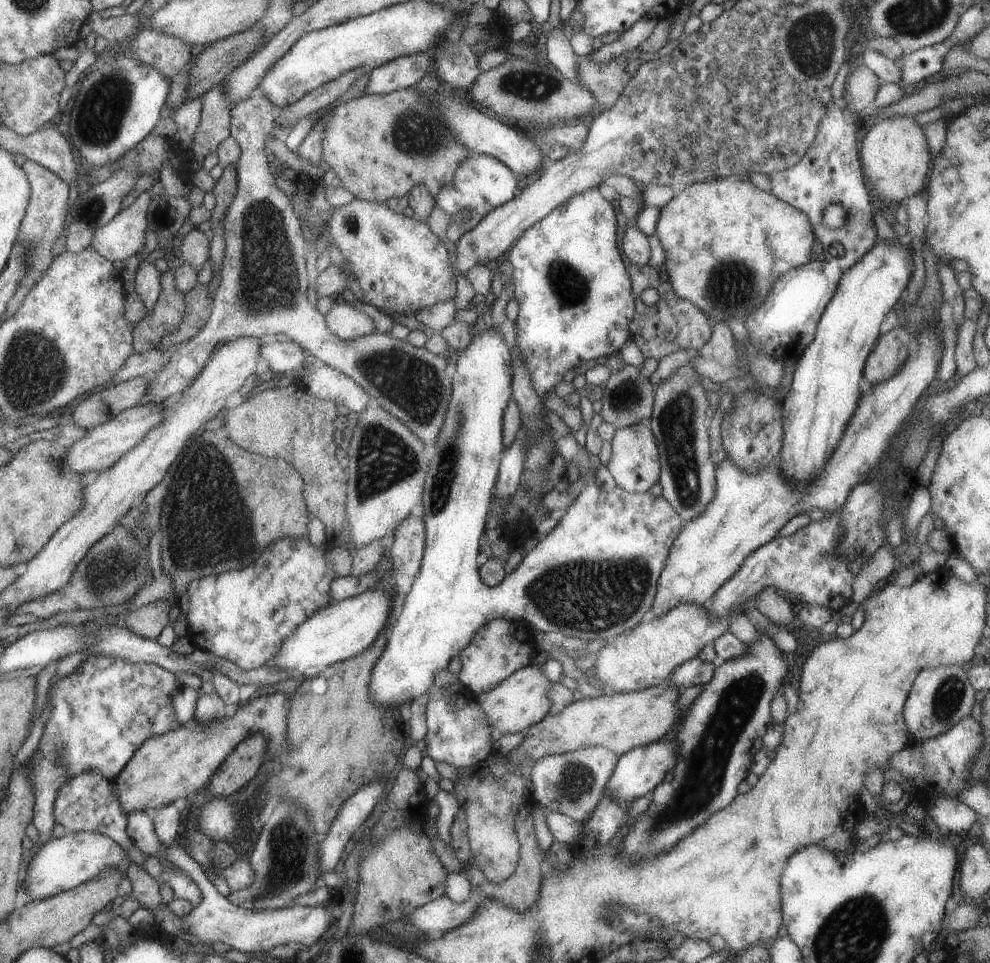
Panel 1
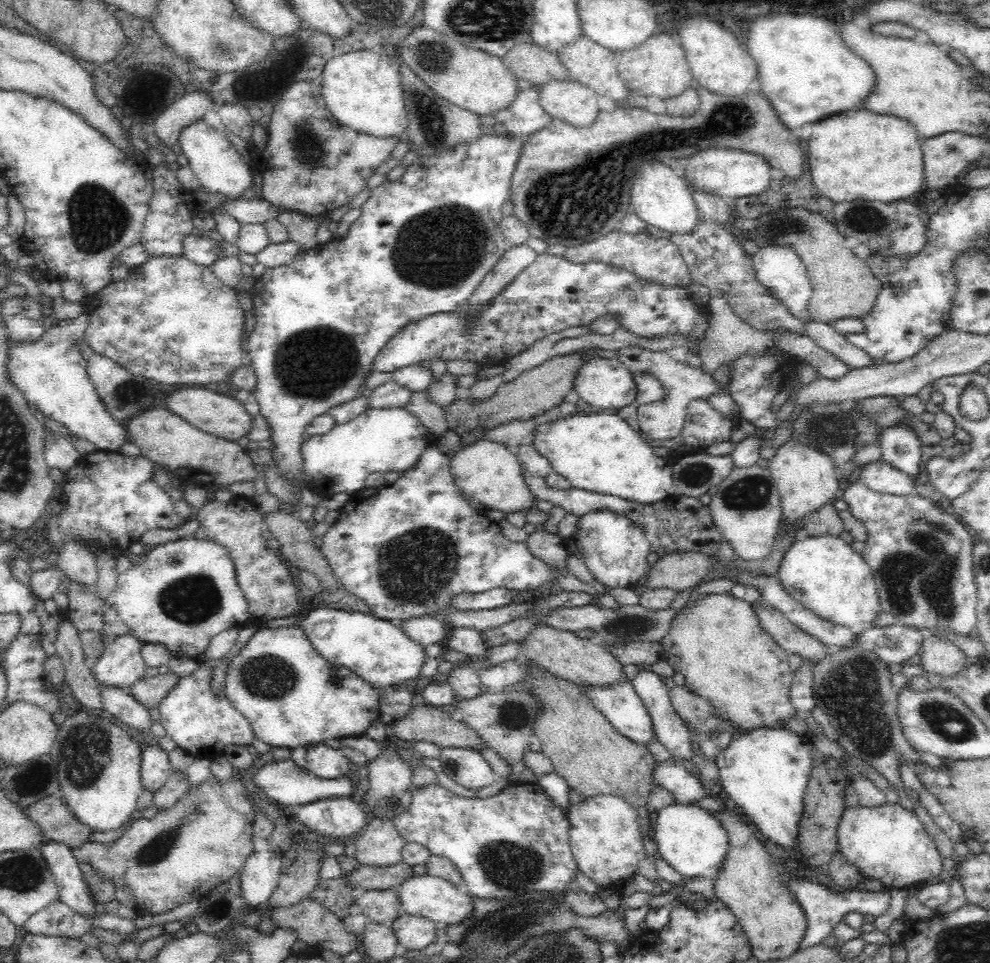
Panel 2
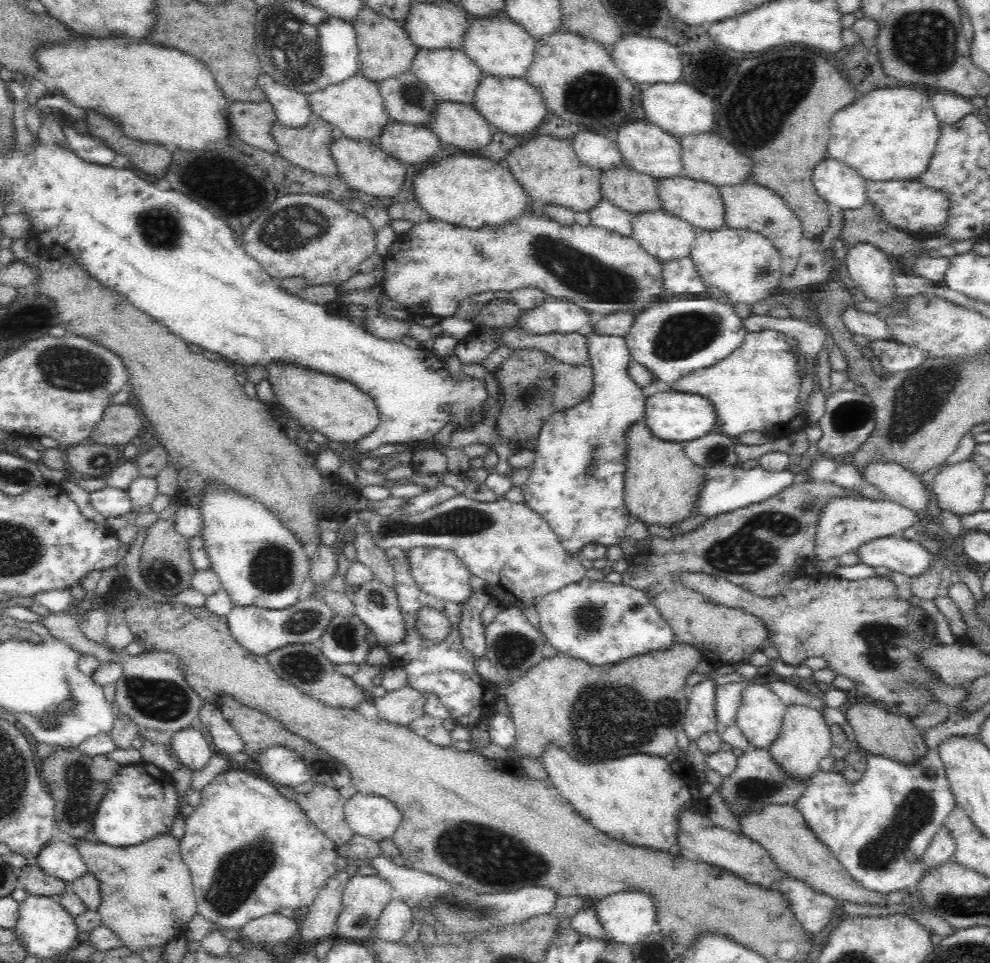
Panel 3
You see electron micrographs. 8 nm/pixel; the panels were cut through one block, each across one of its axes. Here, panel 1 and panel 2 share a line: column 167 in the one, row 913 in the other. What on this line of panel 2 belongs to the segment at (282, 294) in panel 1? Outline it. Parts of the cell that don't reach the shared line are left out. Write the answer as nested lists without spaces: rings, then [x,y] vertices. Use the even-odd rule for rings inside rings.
[[[394,888],[367,890],[353,904],[353,911],[362,913],[370,923],[389,924],[402,913]]]

